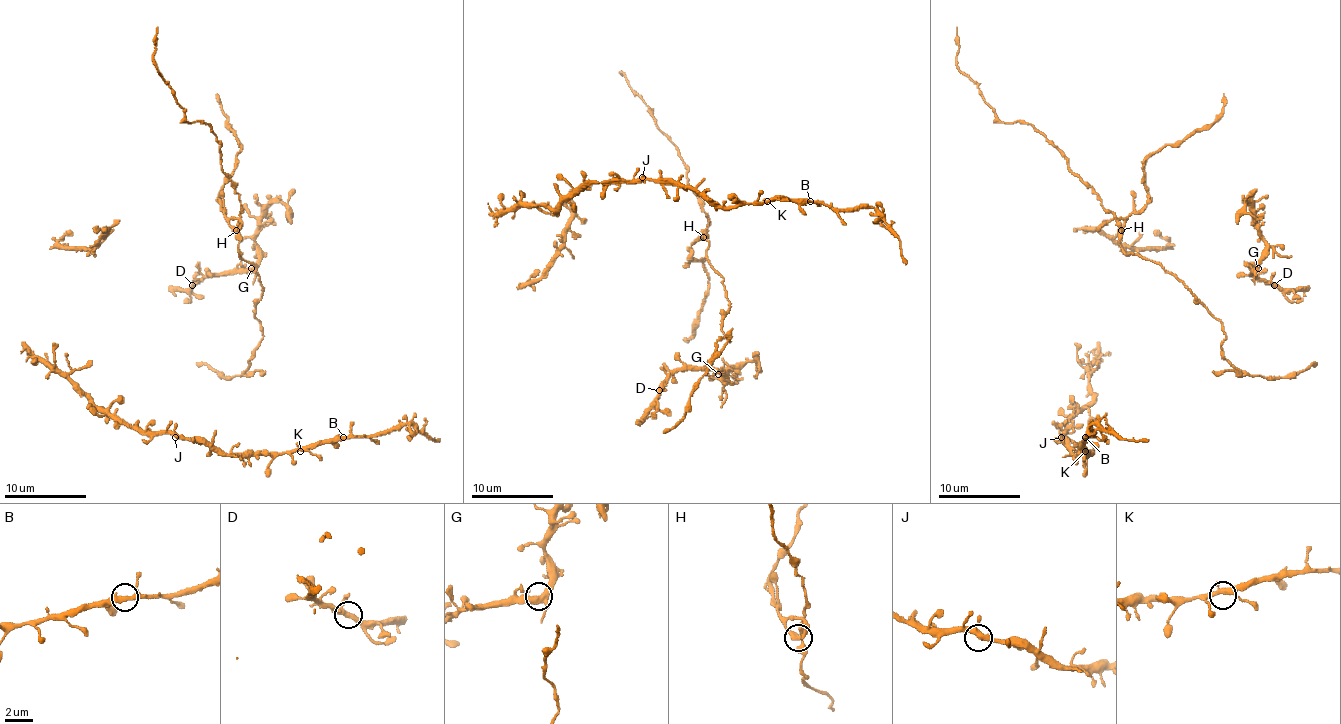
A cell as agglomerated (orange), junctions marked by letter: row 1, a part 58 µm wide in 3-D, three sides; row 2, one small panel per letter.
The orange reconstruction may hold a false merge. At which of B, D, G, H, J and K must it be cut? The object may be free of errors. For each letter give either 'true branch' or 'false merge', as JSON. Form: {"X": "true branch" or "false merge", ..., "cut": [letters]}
{"B": "true branch", "D": "true branch", "G": "true branch", "H": "false merge", "J": "true branch", "K": "true branch", "cut": ["H"]}

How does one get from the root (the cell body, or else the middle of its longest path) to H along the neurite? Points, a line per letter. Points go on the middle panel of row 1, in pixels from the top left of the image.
H: (730, 328), (718, 353), (716, 343), (730, 341), (722, 331), (728, 300), (704, 236)

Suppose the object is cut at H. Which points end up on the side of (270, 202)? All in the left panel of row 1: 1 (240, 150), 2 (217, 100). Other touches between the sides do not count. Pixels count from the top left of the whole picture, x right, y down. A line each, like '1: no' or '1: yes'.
1: no
2: no

